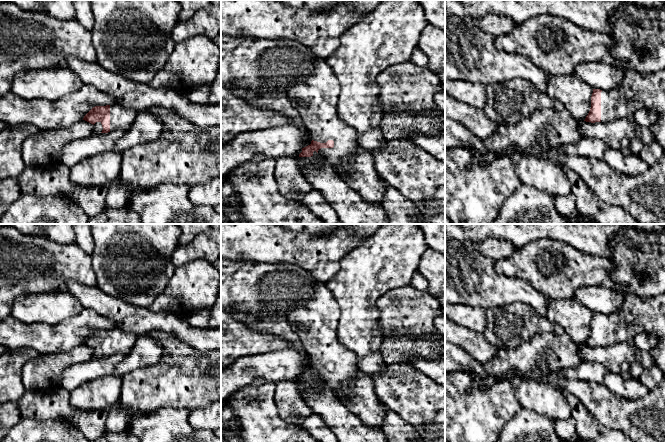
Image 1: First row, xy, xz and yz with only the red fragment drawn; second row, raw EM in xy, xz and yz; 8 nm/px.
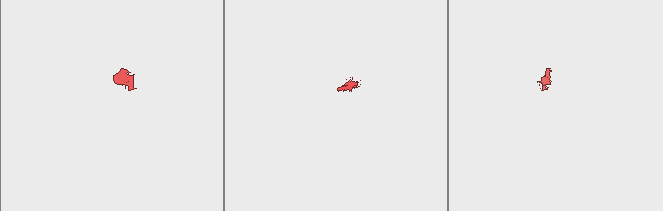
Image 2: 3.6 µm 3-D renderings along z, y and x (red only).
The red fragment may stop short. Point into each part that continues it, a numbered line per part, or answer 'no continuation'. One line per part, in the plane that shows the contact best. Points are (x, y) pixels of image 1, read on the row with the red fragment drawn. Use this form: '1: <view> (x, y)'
1: xz (315, 98)

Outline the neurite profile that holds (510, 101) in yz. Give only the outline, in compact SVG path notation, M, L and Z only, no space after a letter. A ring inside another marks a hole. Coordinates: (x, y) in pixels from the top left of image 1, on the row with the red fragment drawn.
M524 79L484 86L485 114L498 124L516 123L539 109L553 108L553 99Z

